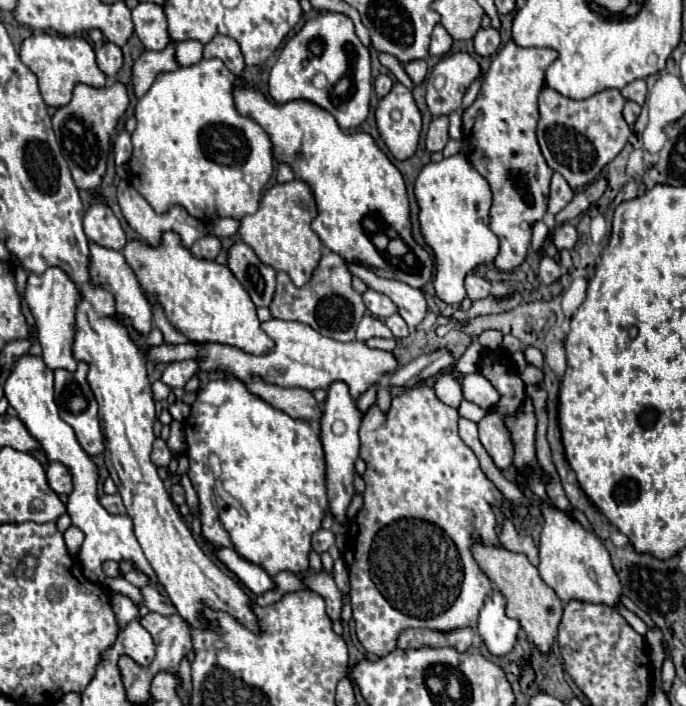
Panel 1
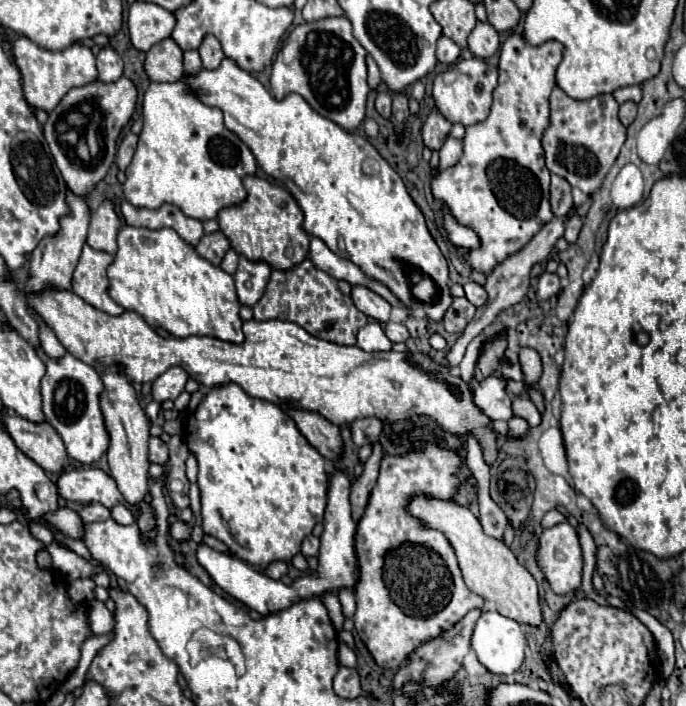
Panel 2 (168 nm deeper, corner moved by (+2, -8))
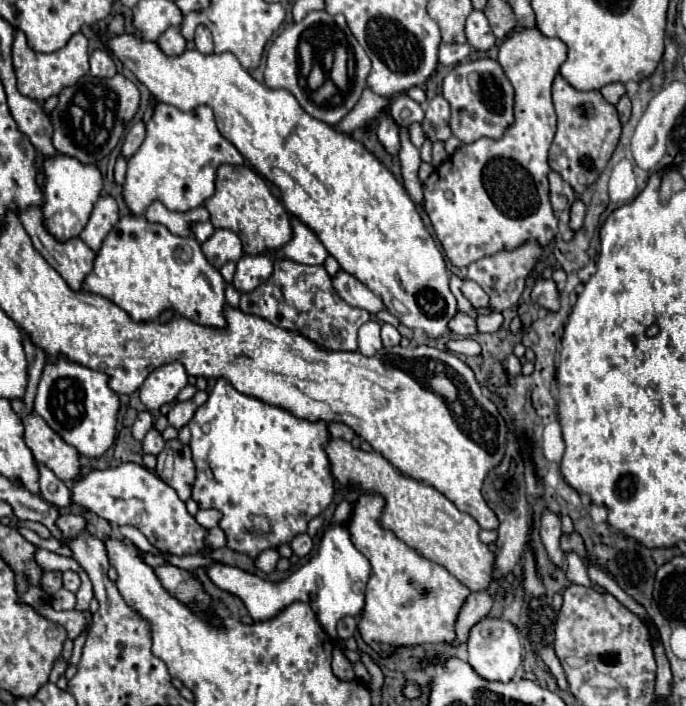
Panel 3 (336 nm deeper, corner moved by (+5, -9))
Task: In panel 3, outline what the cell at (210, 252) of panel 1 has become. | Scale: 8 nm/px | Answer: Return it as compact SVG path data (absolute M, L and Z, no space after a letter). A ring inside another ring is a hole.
M217 229L213 233L213 237L201 245L201 249L203 249L203 255L207 257L207 261L215 269L221 269L227 261L239 261L239 257L243 255L239 237L229 229Z

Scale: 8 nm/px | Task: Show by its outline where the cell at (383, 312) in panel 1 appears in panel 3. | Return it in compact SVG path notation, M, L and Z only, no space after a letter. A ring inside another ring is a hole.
M339 269L339 271L331 277L331 281L333 281L333 287L335 287L337 295L339 295L345 303L349 303L349 305L353 305L353 307L359 307L359 309L365 309L365 311L369 311L371 315L375 315L375 313L379 313L379 311L383 309L383 301L381 301L379 297L375 297L373 291L369 291L361 281L357 281L357 279L355 279L353 275L349 275L347 271Z

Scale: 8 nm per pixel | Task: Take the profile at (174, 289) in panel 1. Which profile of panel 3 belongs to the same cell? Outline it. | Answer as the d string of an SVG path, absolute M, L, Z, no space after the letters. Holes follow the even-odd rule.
M125 215L119 219L119 223L111 229L111 233L103 239L103 245L93 261L93 271L83 281L83 291L113 301L117 307L127 311L133 321L151 321L157 319L157 315L163 309L173 309L183 317L207 327L225 327L223 289L225 279L215 267L209 265L209 261L201 251L201 245L193 237L177 237L169 233L169 229L163 227L161 223L151 223L145 217L137 215Z

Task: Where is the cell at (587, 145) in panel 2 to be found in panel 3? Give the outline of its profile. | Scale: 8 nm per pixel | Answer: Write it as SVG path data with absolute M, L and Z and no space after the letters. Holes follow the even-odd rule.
M557 75L553 83L553 103L557 111L557 133L549 149L549 167L557 171L575 193L583 193L587 185L595 183L615 151L621 135L617 109L607 103L599 91L577 91L561 75ZM581 175L585 175L585 183L579 181Z

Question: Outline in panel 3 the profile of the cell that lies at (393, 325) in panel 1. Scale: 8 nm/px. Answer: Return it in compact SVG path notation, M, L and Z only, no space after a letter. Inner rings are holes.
M383 323L381 325L381 341L383 341L383 347L395 347L395 345L399 345L401 335L393 325Z

